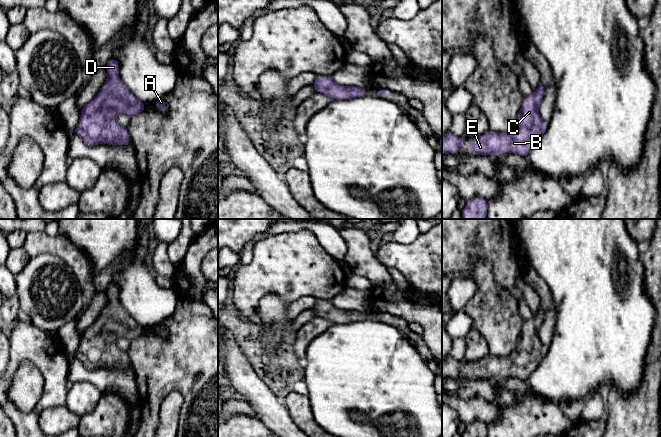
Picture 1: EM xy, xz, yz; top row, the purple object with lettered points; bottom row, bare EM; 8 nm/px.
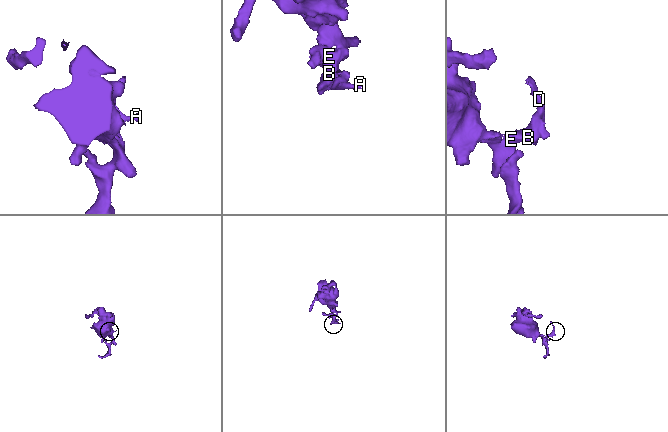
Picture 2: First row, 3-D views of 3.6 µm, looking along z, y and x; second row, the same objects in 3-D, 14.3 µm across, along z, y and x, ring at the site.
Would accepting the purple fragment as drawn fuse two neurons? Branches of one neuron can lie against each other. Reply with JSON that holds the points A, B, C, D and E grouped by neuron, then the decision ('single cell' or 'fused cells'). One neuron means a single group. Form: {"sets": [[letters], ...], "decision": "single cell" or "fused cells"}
{"sets": [["A", "B", "C", "D", "E"]], "decision": "single cell"}

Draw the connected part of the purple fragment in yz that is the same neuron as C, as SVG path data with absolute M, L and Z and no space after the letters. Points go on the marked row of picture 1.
M540 83L535 92L524 97L516 122L508 132L496 133L488 130L485 137L473 137L472 144L468 146L472 155L497 156L514 153L528 158L548 128L548 123L539 114L544 93L544 86Z

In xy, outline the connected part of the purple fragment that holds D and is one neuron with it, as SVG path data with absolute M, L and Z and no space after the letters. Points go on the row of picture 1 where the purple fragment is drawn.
M113 57L106 66L107 81L99 94L81 108L75 134L87 146L99 144L131 145L126 128L116 122L118 113L131 117L142 112L147 103L137 99L119 78L119 62Z

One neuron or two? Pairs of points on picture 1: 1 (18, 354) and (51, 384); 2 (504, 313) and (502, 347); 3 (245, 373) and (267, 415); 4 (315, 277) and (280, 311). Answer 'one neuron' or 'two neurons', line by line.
1: one neuron
2: one neuron
3: one neuron
4: two neurons

